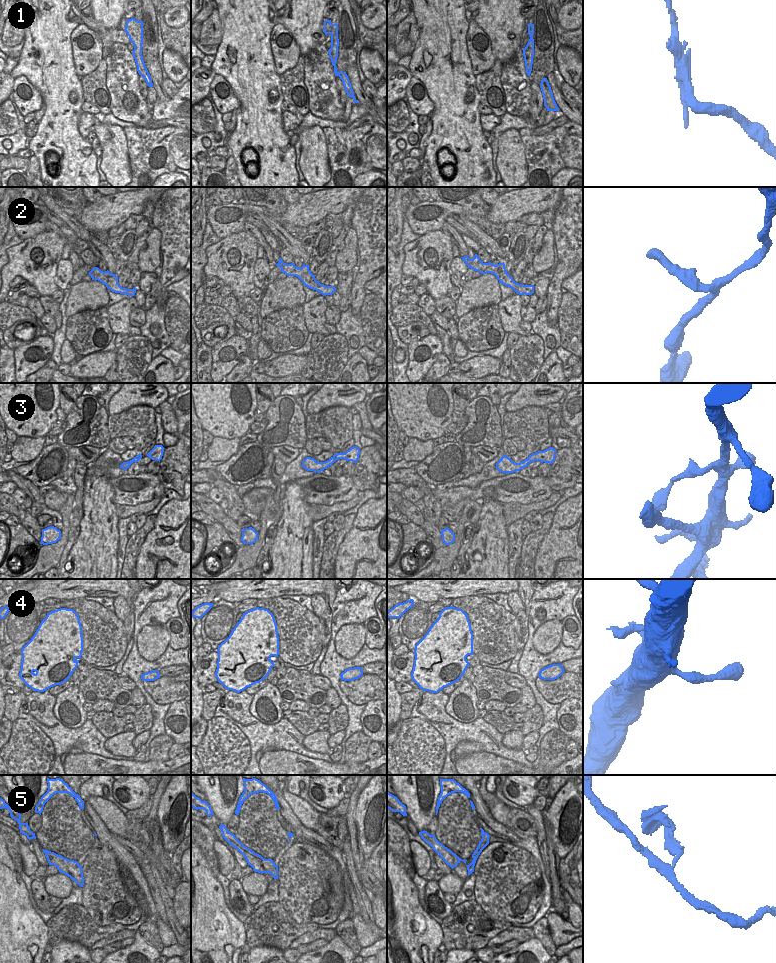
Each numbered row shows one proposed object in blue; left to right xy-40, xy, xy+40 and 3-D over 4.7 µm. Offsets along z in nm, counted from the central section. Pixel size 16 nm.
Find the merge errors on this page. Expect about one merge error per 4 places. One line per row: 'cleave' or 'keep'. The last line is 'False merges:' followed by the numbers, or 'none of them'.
1: cleave
2: keep
3: keep
4: keep
5: cleave
False merges: 1, 5

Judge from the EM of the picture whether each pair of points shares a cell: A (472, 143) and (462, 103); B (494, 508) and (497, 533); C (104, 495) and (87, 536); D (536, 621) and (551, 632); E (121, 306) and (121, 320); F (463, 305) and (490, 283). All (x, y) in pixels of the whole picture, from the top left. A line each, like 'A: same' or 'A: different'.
A: same
B: same
C: same
D: different
E: same
F: same

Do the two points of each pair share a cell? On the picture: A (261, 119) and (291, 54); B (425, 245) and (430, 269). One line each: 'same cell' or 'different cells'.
A: different cells
B: same cell

